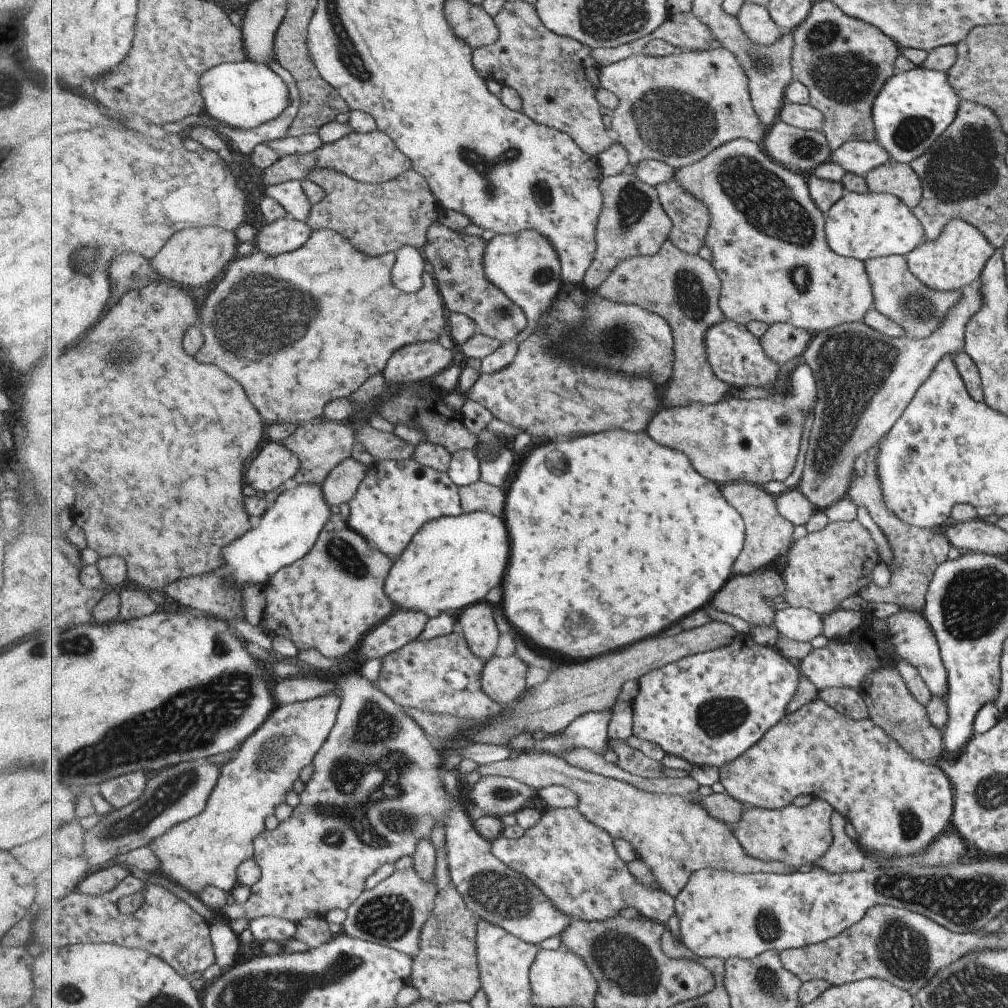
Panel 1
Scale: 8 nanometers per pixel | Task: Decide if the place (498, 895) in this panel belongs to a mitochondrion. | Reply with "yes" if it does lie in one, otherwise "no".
yes

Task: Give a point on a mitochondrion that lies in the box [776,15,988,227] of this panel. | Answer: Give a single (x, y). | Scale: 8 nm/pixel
(841, 76)

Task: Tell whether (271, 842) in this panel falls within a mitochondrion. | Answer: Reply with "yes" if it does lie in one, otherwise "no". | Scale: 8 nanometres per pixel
no

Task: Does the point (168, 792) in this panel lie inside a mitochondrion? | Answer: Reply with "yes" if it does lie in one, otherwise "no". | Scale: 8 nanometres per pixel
yes

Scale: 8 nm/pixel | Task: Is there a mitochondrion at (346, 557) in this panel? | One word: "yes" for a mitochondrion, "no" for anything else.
yes

